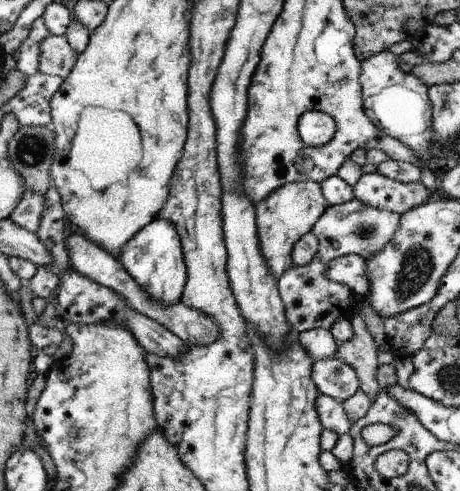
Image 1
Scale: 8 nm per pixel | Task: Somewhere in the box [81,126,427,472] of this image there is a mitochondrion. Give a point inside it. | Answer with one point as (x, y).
(364, 231)

